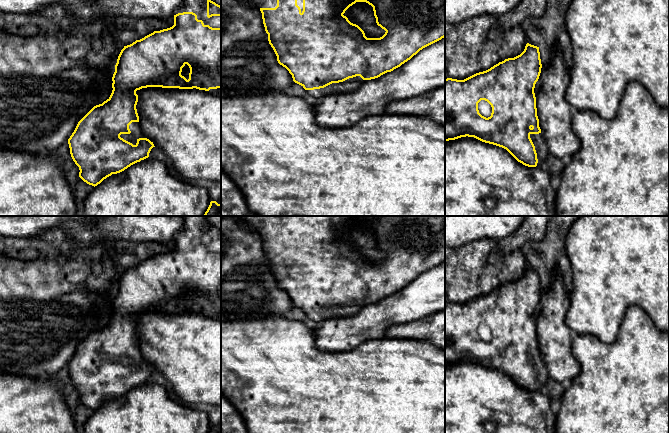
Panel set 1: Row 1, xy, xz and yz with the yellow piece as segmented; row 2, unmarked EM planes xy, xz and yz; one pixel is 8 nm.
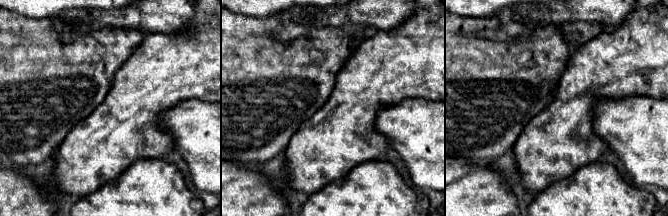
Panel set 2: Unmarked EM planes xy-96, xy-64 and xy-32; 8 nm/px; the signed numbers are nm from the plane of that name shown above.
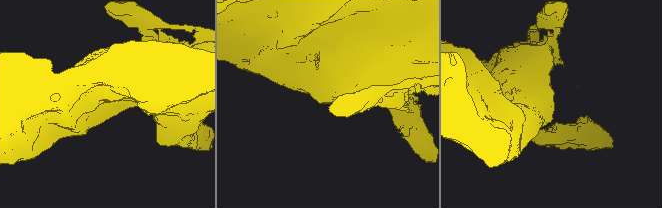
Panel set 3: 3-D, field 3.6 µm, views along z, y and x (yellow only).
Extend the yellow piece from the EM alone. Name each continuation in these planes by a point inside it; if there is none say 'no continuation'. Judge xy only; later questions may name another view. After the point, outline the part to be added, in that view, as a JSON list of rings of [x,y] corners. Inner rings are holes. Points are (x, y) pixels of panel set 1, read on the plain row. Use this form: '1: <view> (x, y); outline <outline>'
1: xy (199, 231); outline [[[184,224],[182,229],[174,236],[174,239],[183,236],[193,236],[198,244],[212,252],[221,252],[221,240],[207,241],[207,224]]]
2: xy (136, 356); outline [[[132,346],[129,349],[129,353],[131,355],[130,358],[121,358],[120,361],[126,365],[132,367],[133,369],[136,369],[137,364],[139,362],[146,362],[146,360],[144,359],[144,357],[141,353],[139,346]]]

